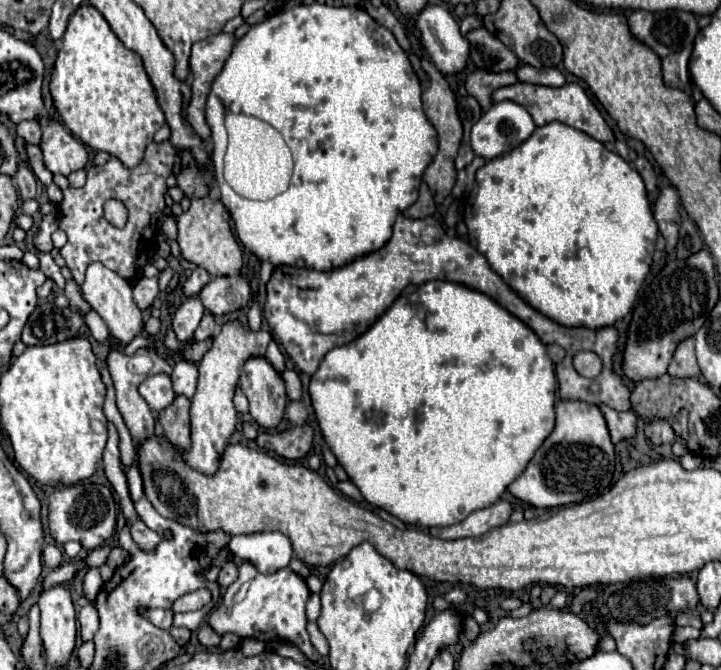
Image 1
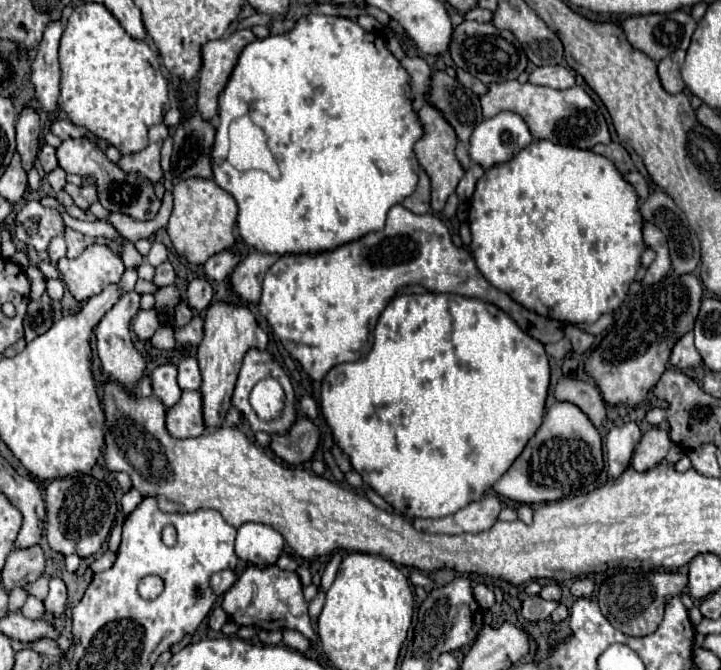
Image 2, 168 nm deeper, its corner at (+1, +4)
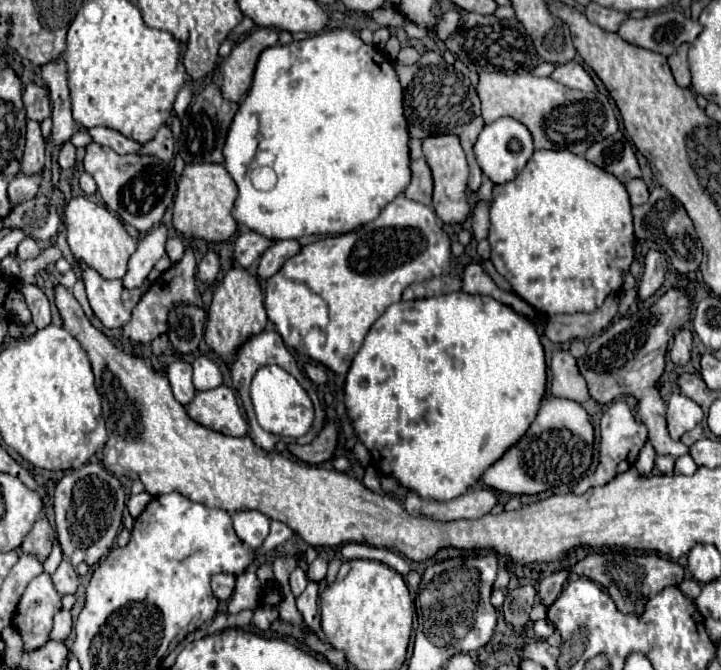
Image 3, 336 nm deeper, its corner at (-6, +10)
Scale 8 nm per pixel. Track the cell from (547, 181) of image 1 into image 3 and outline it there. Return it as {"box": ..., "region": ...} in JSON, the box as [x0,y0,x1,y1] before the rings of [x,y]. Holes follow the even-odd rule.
{"box":[490,150,636,316],"region":[[[536,150],[532,154],[532,158],[528,160],[528,164],[524,166],[524,170],[512,180],[512,182],[504,182],[504,186],[496,186],[492,190],[492,202],[490,202],[490,262],[494,264],[494,268],[498,270],[500,276],[504,276],[512,290],[526,300],[530,306],[534,306],[536,310],[554,316],[554,314],[574,314],[574,312],[596,312],[602,302],[614,294],[622,290],[624,284],[624,276],[630,270],[632,260],[636,258],[636,234],[634,234],[634,218],[632,218],[632,204],[630,204],[630,196],[626,186],[618,180],[612,178],[612,174],[608,174],[608,170],[600,170],[600,166],[592,166],[592,162],[588,162],[584,156],[572,154],[570,150]]]}

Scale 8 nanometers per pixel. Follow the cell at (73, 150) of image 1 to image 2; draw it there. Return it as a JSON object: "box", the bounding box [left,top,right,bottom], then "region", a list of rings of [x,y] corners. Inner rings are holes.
{"box":[57,138,161,220],"region":[[[85,138],[63,140],[63,144],[57,148],[57,160],[65,172],[91,178],[97,184],[97,194],[99,194],[97,198],[107,212],[125,214],[135,220],[153,220],[153,216],[157,214],[161,200],[155,196],[153,182],[149,182],[147,178],[143,178],[139,174],[123,172],[117,164],[113,164],[105,156],[105,152],[99,146],[91,144],[89,140],[85,140]]]}

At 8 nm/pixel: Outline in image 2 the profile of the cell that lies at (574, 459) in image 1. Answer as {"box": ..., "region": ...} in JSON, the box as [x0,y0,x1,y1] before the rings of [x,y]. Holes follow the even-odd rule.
{"box":[493,402,603,504],"region":[[[555,402],[551,408],[547,408],[543,424],[527,442],[525,450],[517,456],[511,468],[493,484],[493,490],[513,502],[539,504],[591,492],[601,472],[603,452],[599,432],[575,404]]]}

